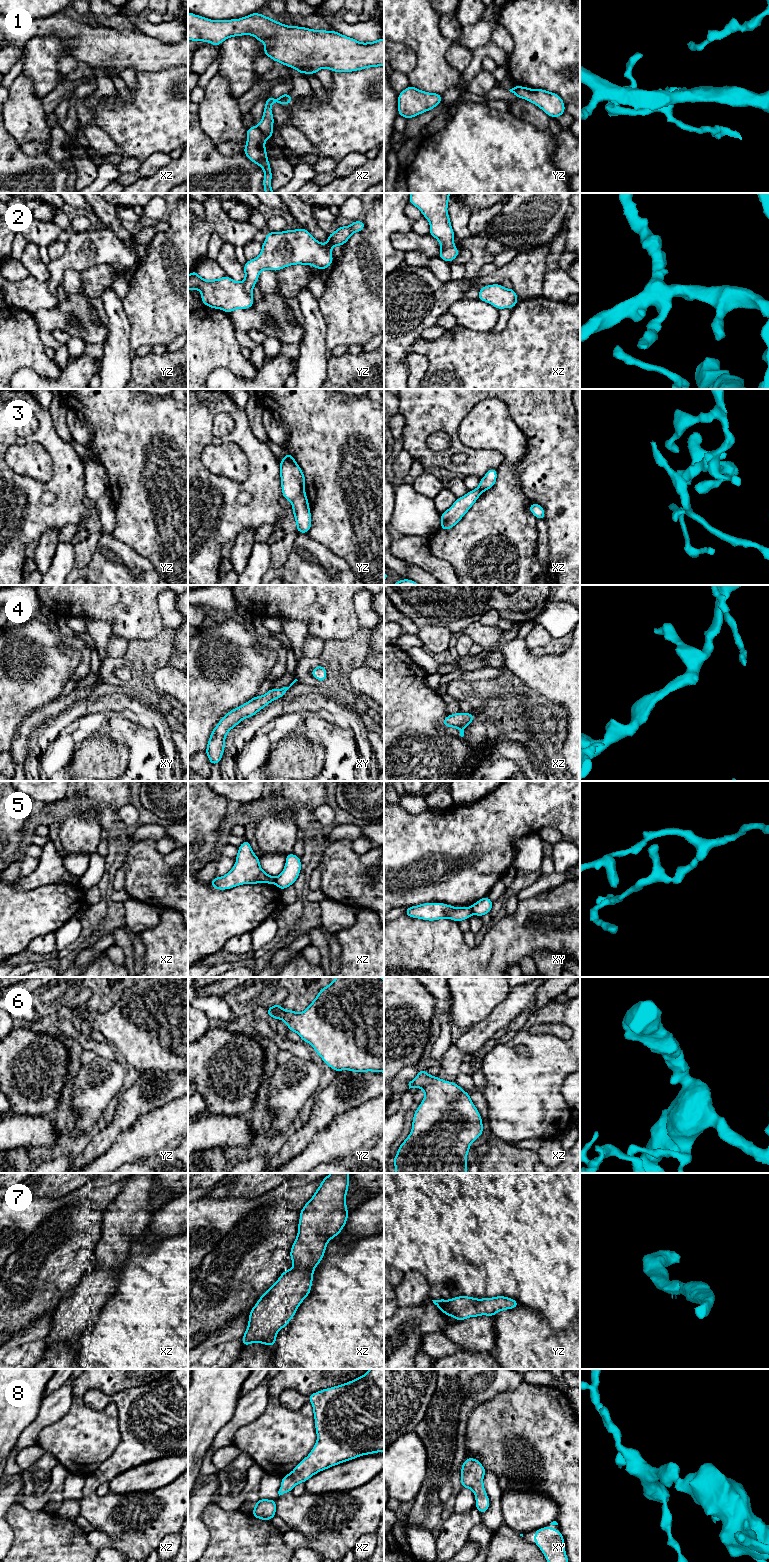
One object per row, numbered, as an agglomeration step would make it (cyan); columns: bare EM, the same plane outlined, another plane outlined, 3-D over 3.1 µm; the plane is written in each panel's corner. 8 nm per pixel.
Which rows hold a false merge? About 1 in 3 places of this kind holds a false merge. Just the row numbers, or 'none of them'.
1, 3, 5

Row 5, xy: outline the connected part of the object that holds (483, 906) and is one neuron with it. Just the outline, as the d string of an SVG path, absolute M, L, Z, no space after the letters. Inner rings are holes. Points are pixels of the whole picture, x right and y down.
M488 896L478 900L475 902L470 908L474 915L482 917L485 914L489 914L492 910L493 902L490 900Z

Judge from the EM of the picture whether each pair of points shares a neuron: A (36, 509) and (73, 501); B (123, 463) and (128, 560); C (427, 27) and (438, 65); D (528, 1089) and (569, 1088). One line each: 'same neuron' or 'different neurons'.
A: same neuron
B: different neurons
C: same neuron
D: different neurons

